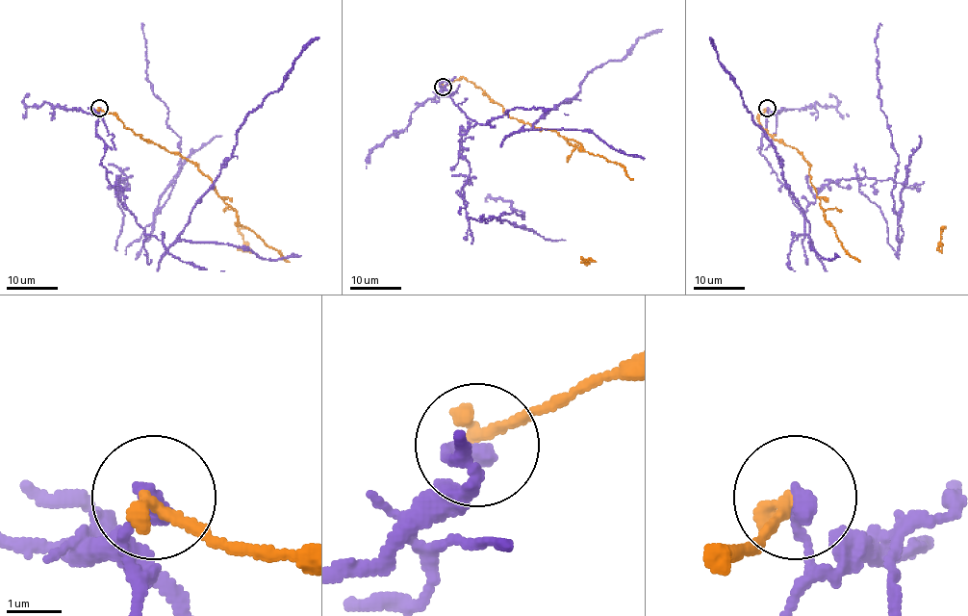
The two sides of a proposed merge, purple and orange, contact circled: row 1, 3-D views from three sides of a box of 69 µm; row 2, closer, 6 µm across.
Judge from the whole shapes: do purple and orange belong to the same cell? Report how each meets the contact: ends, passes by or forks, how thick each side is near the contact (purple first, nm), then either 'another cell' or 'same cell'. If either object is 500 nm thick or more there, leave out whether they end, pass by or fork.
purple ends | orange ends | 320/320 nm | another cell

